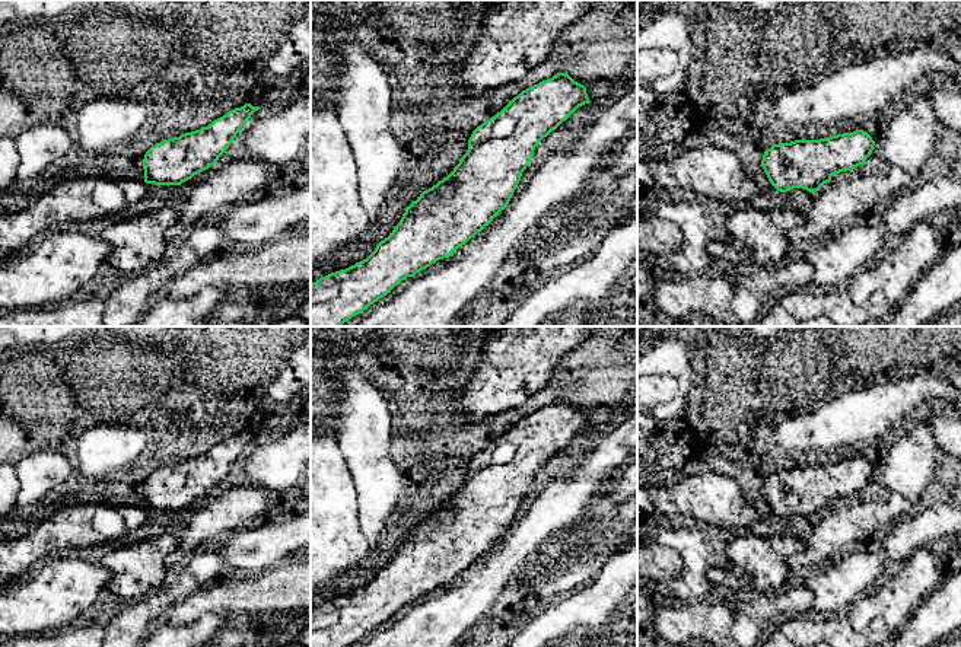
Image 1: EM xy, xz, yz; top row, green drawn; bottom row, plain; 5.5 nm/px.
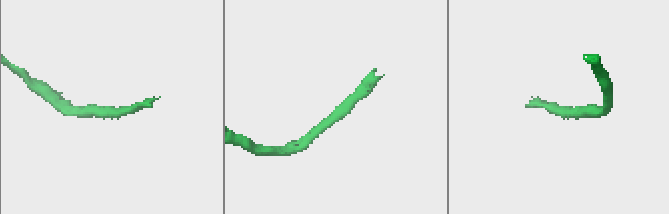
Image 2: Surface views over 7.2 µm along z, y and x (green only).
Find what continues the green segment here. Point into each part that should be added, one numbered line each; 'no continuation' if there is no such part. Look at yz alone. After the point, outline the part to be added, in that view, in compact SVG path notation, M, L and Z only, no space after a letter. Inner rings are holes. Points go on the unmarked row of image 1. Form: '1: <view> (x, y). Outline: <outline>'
no continuation

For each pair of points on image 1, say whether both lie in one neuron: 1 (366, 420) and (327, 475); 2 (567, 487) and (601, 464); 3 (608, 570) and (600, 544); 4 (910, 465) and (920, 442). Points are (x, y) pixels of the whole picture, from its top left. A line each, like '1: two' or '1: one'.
1: two
2: one
3: two
4: one

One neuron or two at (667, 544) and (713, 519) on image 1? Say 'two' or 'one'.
two

